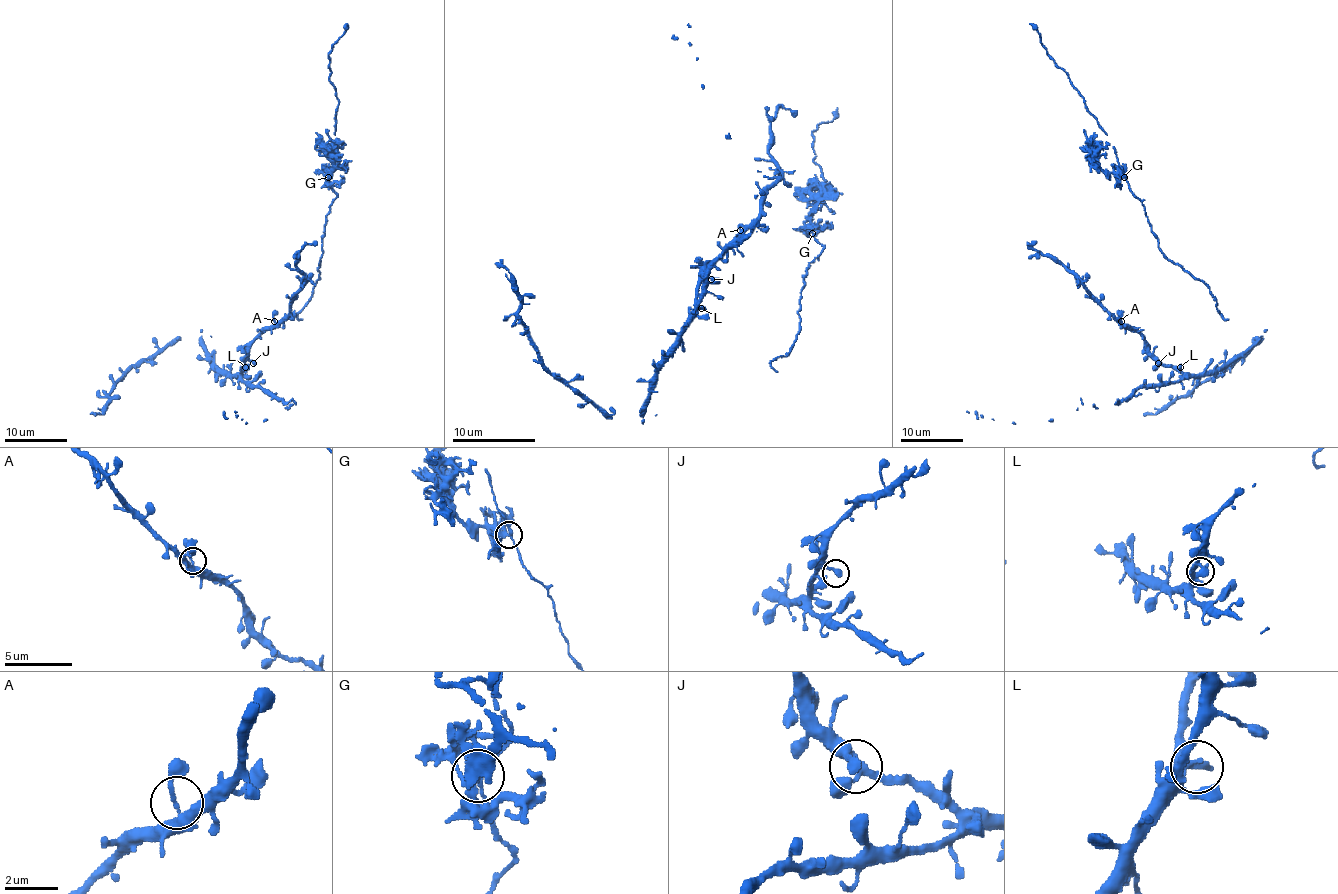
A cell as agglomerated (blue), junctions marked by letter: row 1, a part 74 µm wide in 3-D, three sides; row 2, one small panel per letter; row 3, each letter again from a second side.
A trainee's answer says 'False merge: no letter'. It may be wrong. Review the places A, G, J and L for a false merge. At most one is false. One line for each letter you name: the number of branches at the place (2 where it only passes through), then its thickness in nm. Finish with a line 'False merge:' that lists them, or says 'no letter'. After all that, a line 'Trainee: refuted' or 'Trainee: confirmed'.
G: 3 branches meet; 240 nm thick
False merge: G
Trainee: refuted

